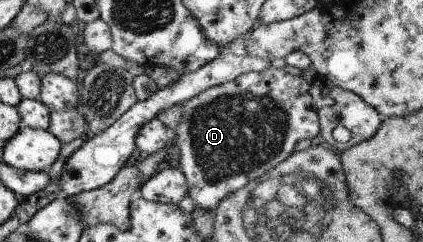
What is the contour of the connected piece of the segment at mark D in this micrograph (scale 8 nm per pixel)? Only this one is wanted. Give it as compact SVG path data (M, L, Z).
M269 66L261 72L243 73L221 85L206 88L185 101L181 120L171 139L179 152L178 169L185 177L187 195L194 206L214 210L219 200L283 162L299 140L312 139L319 134L318 116L309 96L309 85L300 76Z

